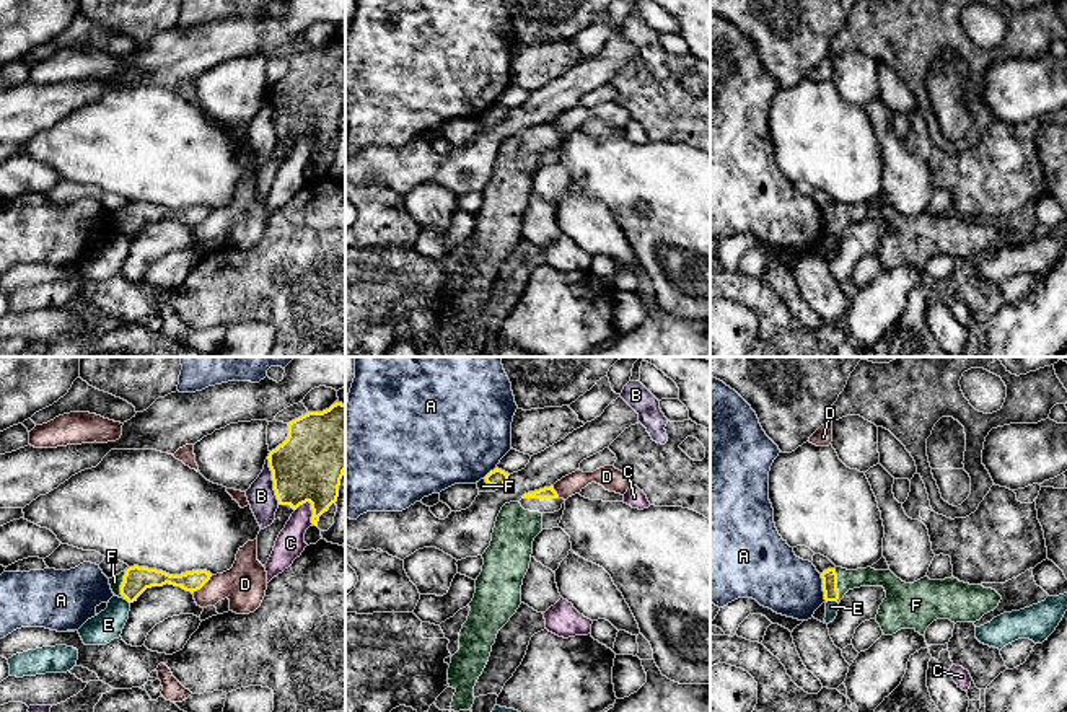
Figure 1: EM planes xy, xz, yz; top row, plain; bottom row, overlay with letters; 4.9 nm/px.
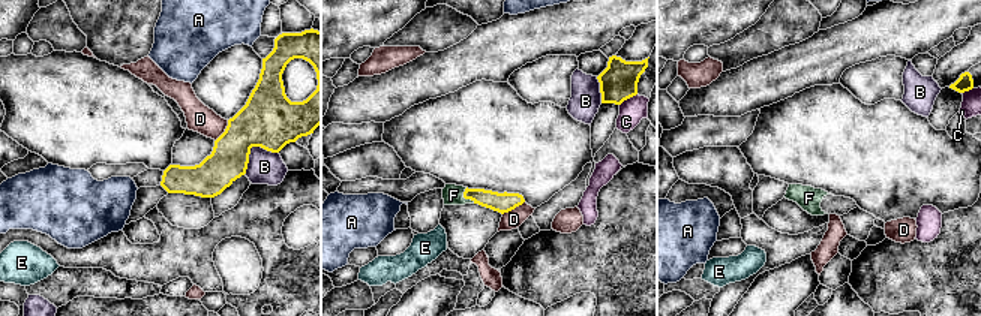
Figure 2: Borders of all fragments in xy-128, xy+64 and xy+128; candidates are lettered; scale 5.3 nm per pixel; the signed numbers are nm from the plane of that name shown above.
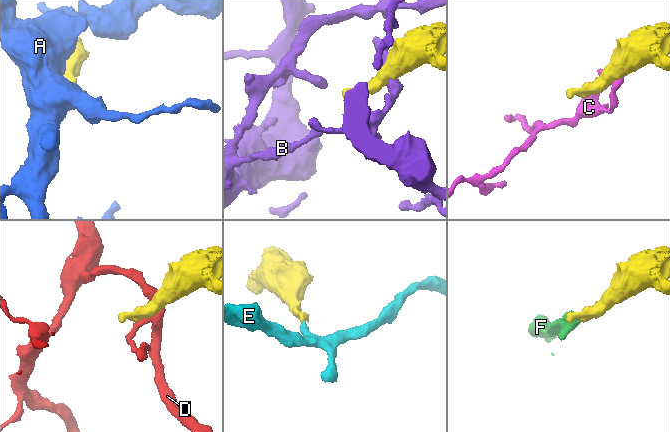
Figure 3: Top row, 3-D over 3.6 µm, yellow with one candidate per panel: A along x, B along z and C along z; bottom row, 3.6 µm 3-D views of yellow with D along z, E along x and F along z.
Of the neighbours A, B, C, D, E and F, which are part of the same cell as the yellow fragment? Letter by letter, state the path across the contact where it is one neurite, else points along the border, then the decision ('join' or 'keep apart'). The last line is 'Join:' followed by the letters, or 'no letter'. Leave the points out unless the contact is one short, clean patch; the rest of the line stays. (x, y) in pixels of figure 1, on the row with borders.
A: along yz (820, 574), (826, 602) | keep apart
B: keep apart
C: along xy (307, 501), (313, 523) | keep apart
D: keep apart
E: along yz (836, 600), (826, 603) | keep apart
F: across yz (829, 577), (836, 585), (847, 580) | join
Join: F

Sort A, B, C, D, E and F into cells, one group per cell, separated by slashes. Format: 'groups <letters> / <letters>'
groups A / B / C / D / E / F

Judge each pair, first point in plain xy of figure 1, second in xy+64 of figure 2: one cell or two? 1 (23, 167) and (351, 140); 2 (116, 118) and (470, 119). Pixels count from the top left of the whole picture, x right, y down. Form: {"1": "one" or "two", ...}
{"1": "two", "2": "one"}

